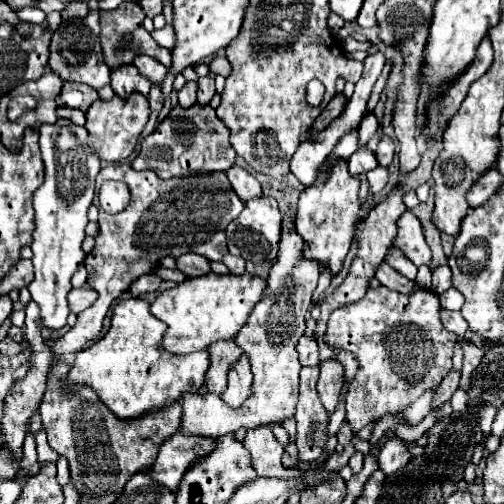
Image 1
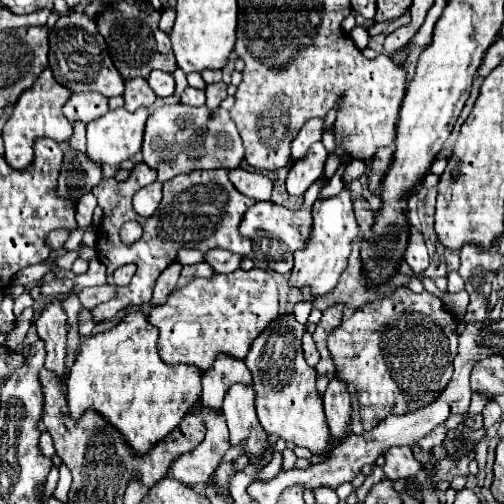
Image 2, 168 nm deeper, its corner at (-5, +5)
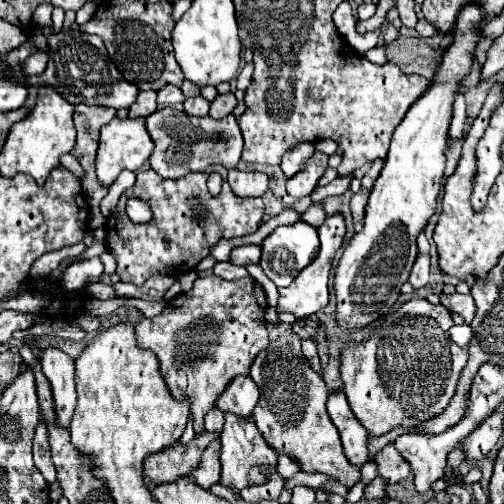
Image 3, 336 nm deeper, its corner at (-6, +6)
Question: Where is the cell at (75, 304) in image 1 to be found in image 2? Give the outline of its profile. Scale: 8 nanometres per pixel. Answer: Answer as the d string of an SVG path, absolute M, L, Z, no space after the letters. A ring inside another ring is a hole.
M101 285L101 287L87 287L79 293L79 301L83 303L83 307L91 309L103 301L109 301L115 297L115 287L111 285Z

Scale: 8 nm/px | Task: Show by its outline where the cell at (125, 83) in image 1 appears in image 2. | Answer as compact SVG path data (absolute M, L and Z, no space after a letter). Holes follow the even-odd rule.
M137 77L133 81L125 81L125 109L127 111L135 111L139 107L151 107L157 99L157 95L153 93L153 89L147 85L145 79Z

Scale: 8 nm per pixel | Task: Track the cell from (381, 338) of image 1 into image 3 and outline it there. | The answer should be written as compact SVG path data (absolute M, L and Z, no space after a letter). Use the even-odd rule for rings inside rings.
M412 298L410 302L402 304L398 310L392 310L382 324L376 324L374 334L360 346L348 346L342 354L342 380L344 380L344 394L350 404L350 410L360 420L360 424L372 434L382 436L396 426L410 428L418 426L438 414L450 404L456 384L460 378L462 368L468 360L468 350L456 346L450 340L450 326L454 326L448 308L434 306L424 298ZM420 342L420 356L414 356L414 348Z

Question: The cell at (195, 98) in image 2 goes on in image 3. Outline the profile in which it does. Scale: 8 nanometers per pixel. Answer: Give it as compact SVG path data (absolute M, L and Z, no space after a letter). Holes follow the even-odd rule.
M196 96L196 98L188 98L184 102L184 110L190 114L190 116L208 116L208 108L210 108L210 102L202 96Z

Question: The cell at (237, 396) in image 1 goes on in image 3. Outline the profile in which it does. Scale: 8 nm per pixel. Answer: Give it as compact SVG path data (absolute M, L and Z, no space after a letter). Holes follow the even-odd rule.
M226 414L226 424L224 424L224 430L220 434L220 440L222 440L222 454L220 454L222 478L220 478L220 482L226 488L234 490L236 494L246 486L266 484L270 480L272 472L276 472L278 454L264 442L264 438L260 436L252 418L242 420L234 414Z

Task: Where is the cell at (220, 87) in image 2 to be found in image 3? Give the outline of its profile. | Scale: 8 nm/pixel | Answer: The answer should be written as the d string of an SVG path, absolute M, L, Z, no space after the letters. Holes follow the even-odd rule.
M228 92L228 94L218 94L218 98L212 102L212 106L210 106L210 116L214 118L214 120L222 120L222 116L226 116L226 114L232 114L232 110L238 106L238 100L234 98L234 94L232 92Z

